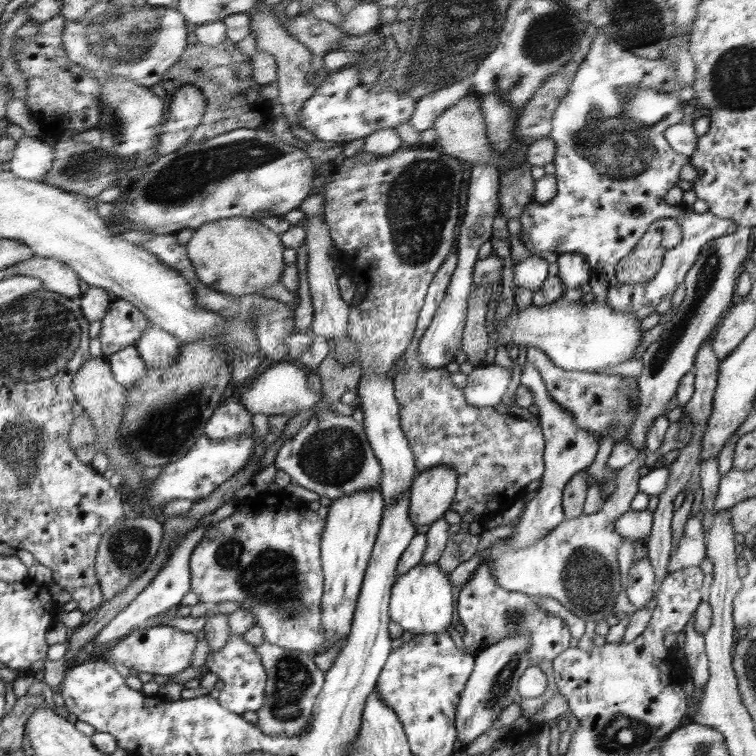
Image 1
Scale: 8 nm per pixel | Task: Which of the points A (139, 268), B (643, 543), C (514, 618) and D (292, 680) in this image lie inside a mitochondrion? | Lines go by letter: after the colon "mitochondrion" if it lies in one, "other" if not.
A: other
B: other
C: mitochondrion
D: mitochondrion

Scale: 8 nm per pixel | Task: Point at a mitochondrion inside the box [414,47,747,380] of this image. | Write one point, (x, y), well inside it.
(614, 140)

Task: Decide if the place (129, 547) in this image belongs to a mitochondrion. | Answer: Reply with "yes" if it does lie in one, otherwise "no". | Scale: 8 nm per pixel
yes

